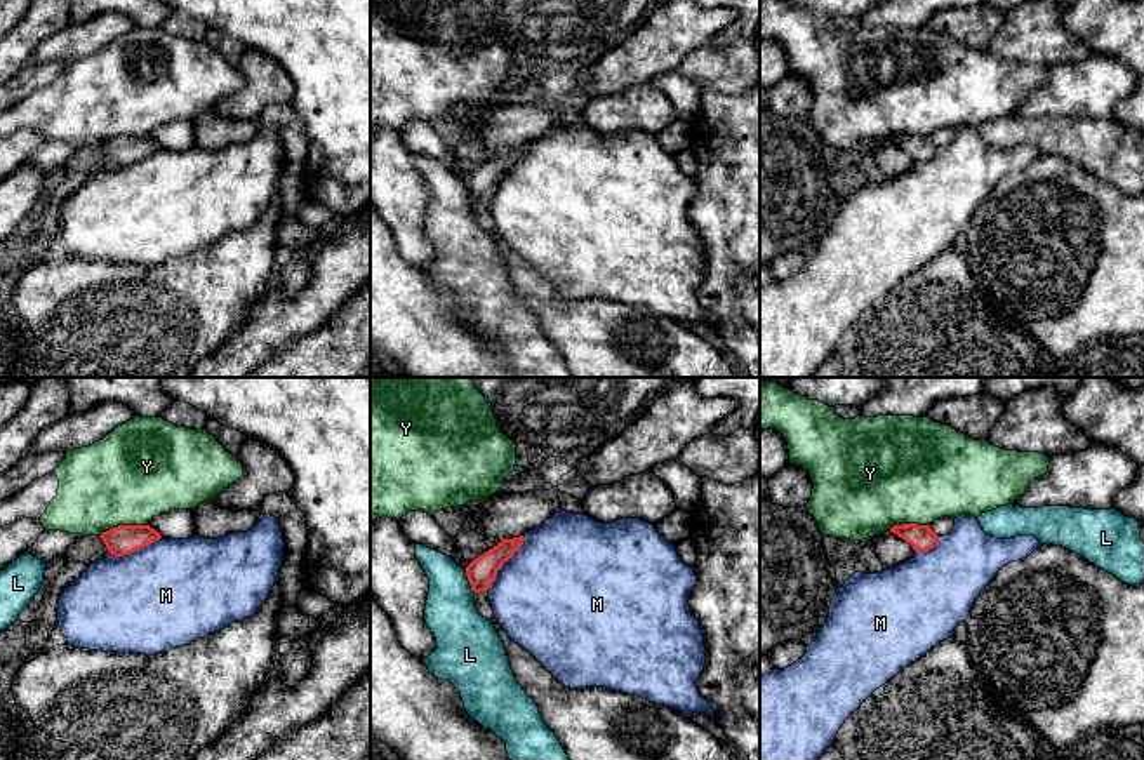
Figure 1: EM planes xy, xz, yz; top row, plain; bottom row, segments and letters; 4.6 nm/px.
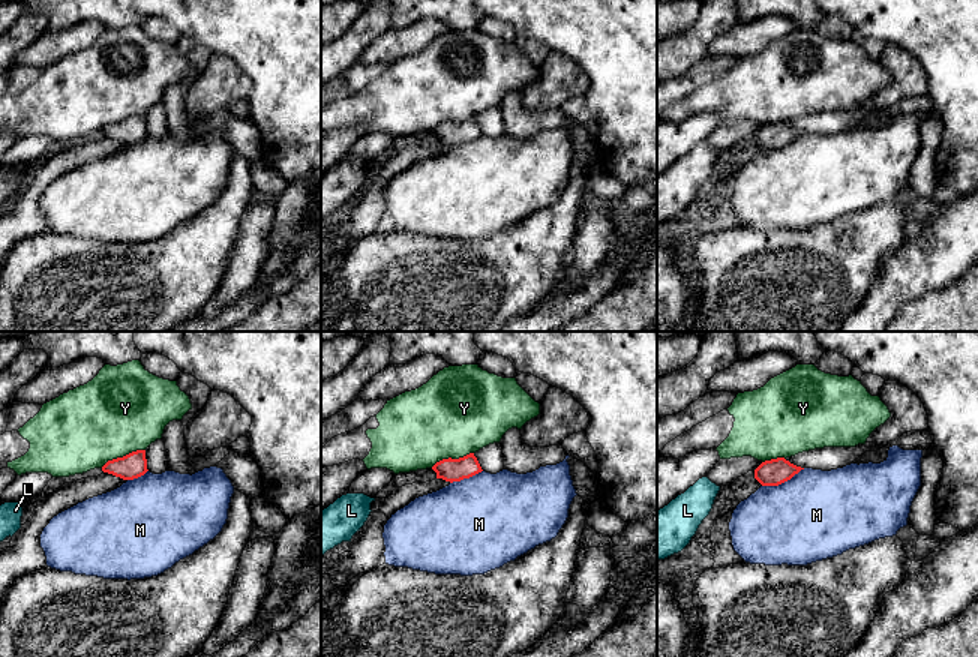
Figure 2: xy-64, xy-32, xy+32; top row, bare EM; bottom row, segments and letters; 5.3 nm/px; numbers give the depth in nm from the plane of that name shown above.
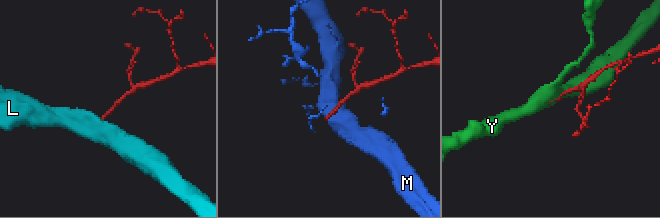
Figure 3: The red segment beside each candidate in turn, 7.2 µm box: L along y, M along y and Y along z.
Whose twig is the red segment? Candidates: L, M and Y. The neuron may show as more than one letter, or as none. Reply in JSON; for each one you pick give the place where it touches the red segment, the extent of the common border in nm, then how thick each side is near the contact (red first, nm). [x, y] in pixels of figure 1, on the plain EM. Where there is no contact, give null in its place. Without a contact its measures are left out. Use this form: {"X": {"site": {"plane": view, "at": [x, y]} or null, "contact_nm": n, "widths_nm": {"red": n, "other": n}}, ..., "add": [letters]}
{"add": []}

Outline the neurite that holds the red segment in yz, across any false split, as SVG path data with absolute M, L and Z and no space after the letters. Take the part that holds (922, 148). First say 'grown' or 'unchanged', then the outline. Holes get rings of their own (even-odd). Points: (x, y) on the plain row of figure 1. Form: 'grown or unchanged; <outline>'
unchanged; M902 134L894 136L890 143L909 153L915 162L928 162L935 157L939 150L939 146L930 139L930 136Z

